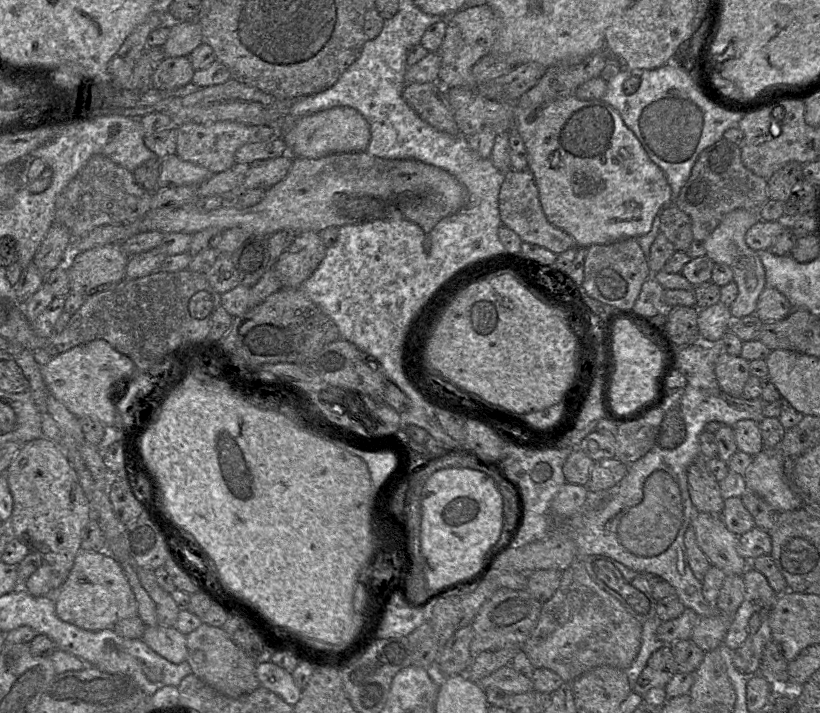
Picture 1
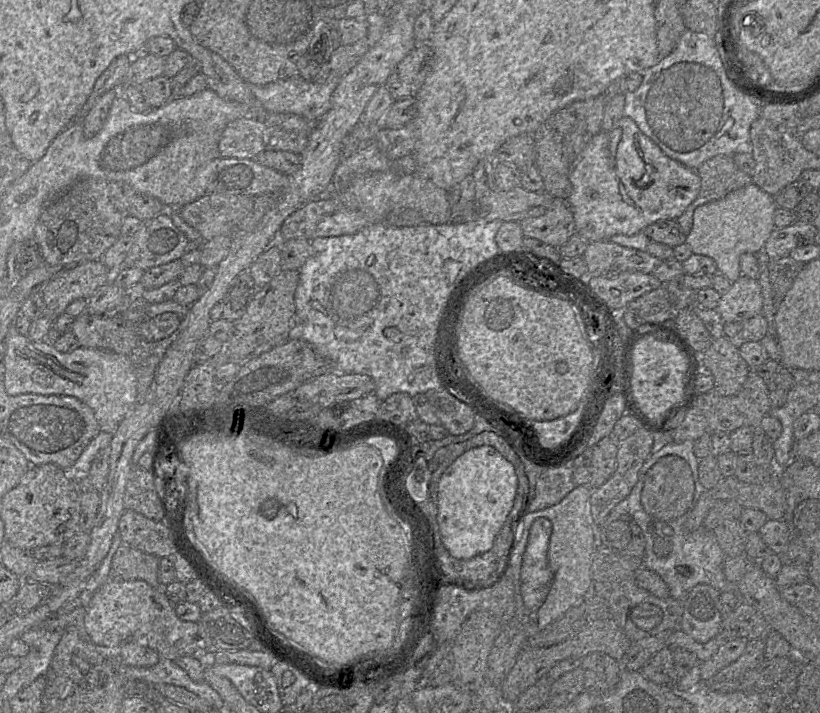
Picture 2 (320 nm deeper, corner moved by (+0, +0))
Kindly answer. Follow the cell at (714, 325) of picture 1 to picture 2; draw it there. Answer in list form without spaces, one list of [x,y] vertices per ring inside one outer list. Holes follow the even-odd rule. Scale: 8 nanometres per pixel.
[[[741,275],[717,305],[717,312],[725,323],[743,323],[762,314],[763,300],[758,280]]]

